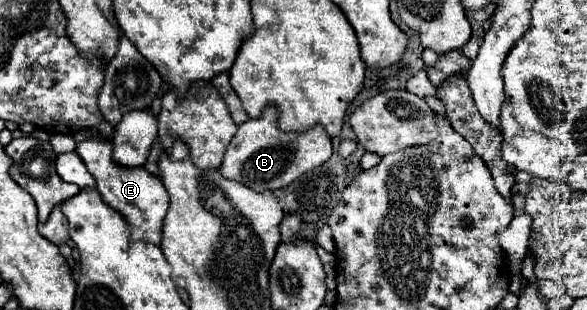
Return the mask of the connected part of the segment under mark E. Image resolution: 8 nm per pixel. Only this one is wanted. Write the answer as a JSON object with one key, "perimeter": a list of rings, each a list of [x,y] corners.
{"perimeter":[[[88,137],[76,145],[76,153],[86,163],[88,171],[96,179],[96,187],[102,199],[120,211],[134,227],[134,239],[144,239],[160,245],[162,219],[166,215],[166,189],[158,183],[158,177],[148,173],[144,167],[120,167],[112,159],[112,141],[106,137]]]}

